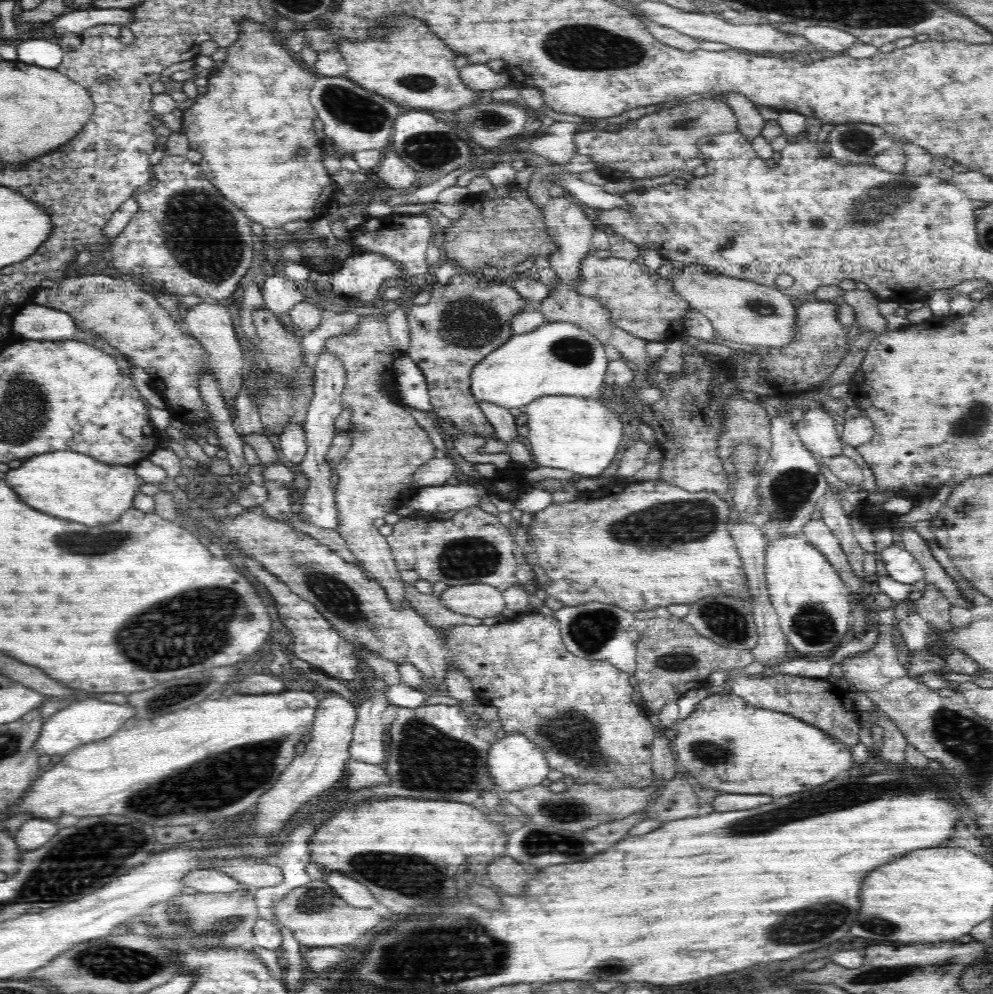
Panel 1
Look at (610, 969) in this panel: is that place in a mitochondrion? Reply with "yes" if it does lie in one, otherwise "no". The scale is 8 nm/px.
no

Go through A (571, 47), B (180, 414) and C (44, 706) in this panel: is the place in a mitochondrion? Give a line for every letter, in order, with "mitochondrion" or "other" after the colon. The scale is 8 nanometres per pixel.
A: mitochondrion
B: other
C: other

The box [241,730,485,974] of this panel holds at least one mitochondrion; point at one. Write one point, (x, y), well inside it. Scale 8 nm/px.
(412, 876)

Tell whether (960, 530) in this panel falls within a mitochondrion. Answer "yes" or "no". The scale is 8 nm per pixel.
no

